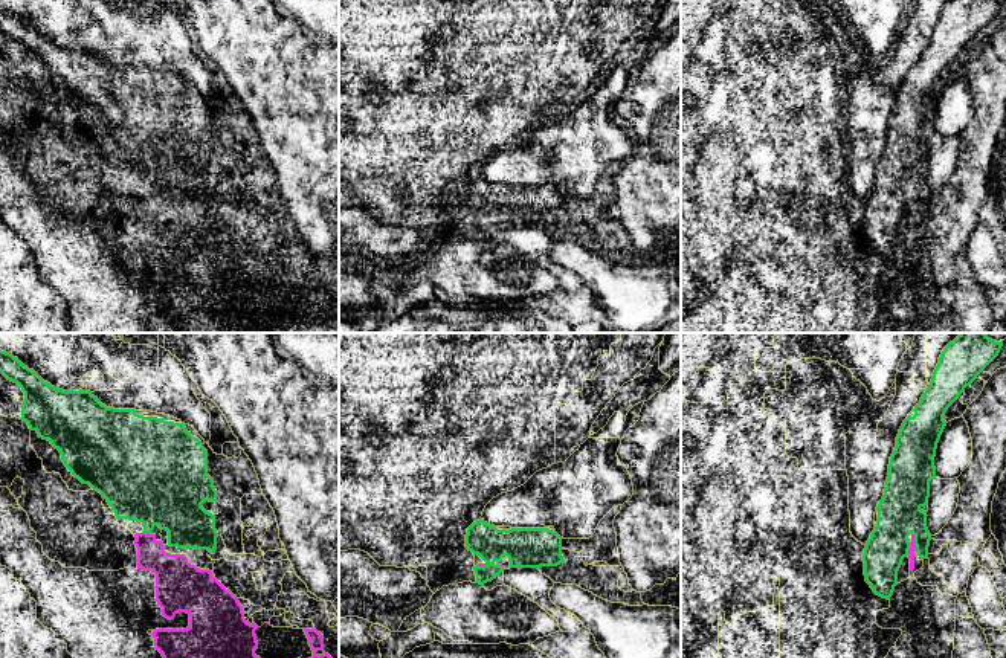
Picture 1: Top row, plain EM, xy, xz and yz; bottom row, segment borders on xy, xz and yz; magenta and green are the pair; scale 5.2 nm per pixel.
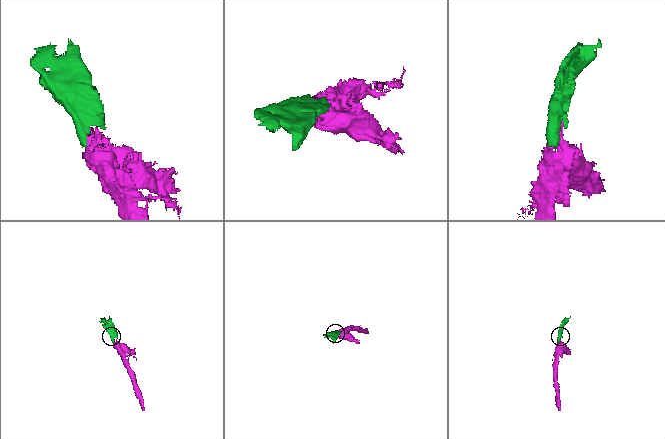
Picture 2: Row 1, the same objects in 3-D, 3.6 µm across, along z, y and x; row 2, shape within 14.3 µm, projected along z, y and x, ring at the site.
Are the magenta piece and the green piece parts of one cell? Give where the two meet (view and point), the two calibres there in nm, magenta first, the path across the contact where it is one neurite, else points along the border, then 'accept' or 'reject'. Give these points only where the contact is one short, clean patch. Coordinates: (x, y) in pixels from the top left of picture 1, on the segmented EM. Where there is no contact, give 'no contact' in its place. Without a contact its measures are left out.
meets magenta in yz at (913, 541); 40 nm thick on the magenta side, 240 nm on the other; accept

